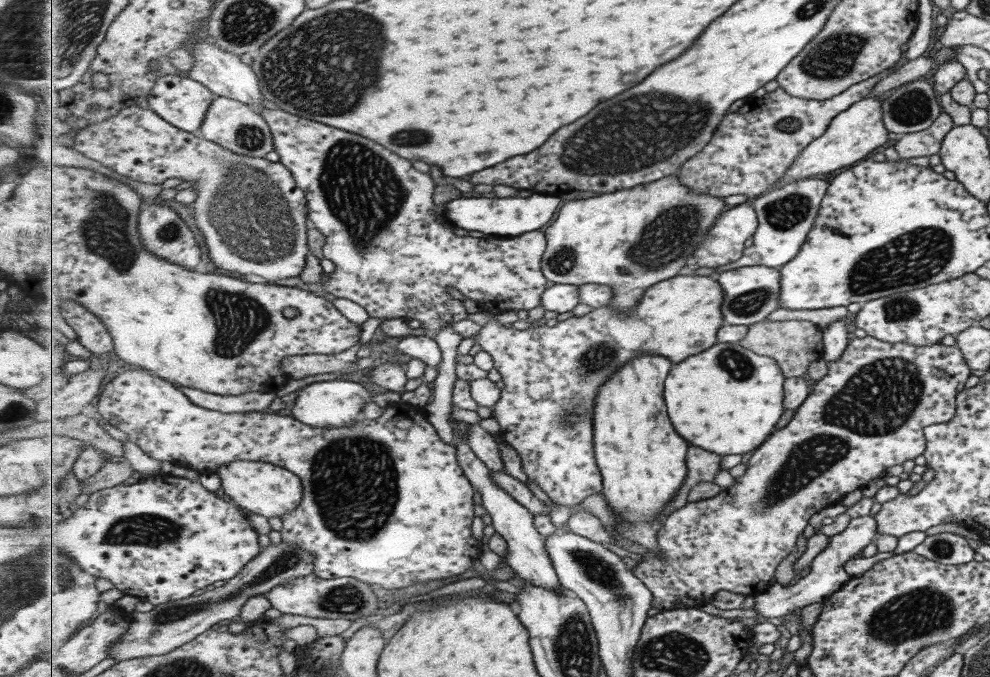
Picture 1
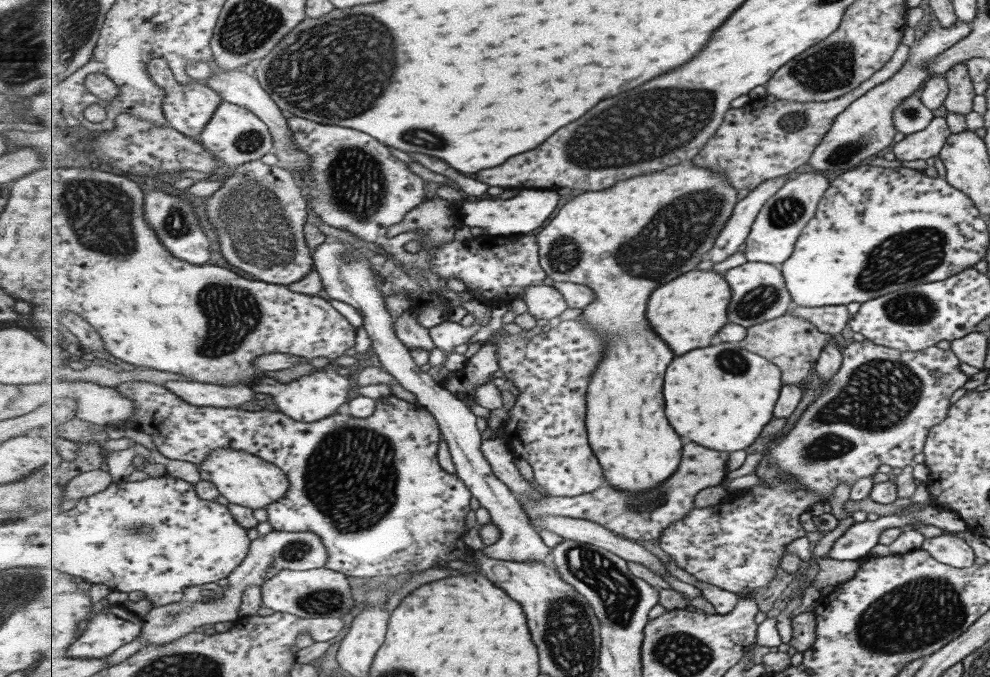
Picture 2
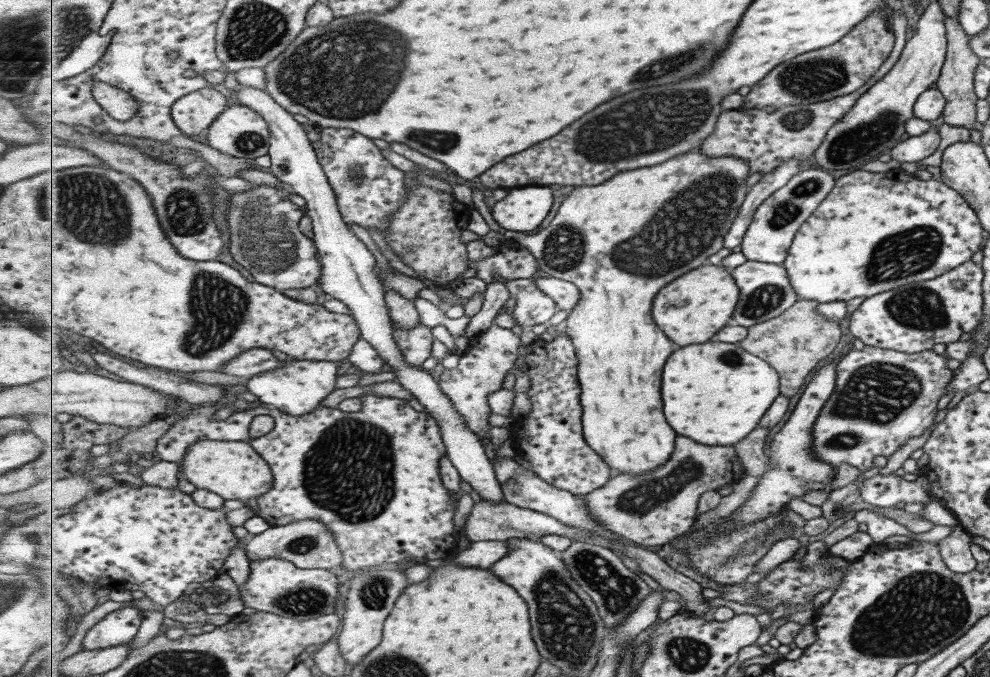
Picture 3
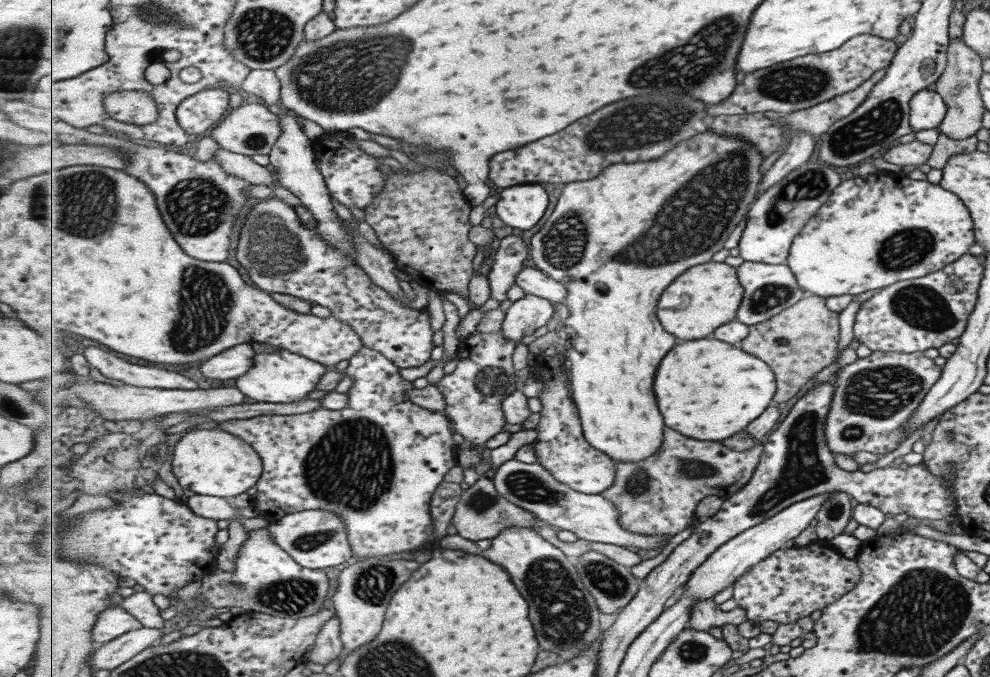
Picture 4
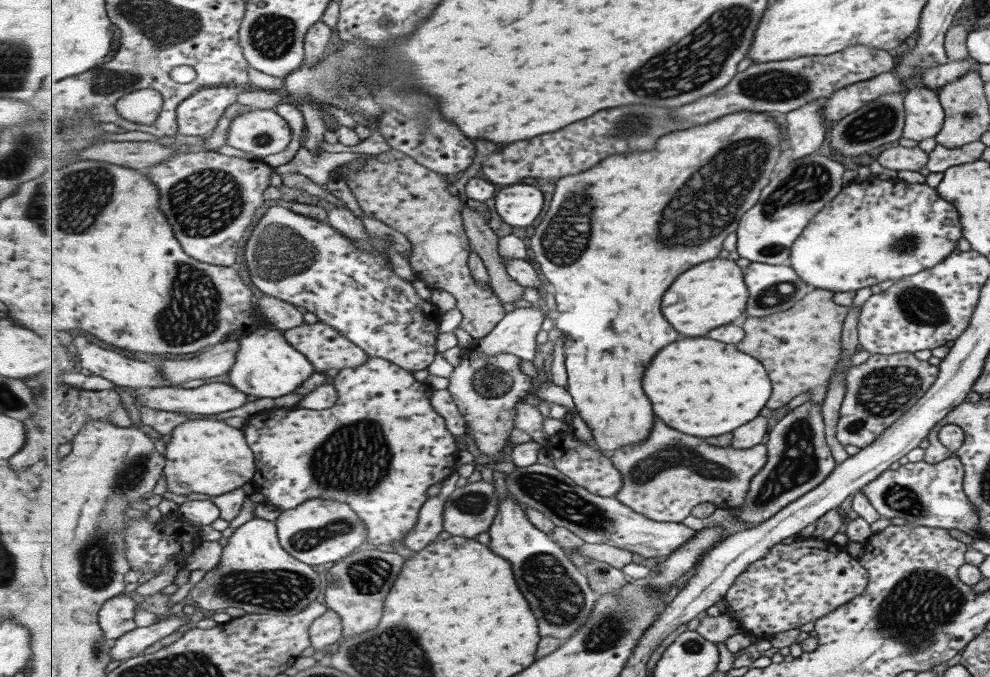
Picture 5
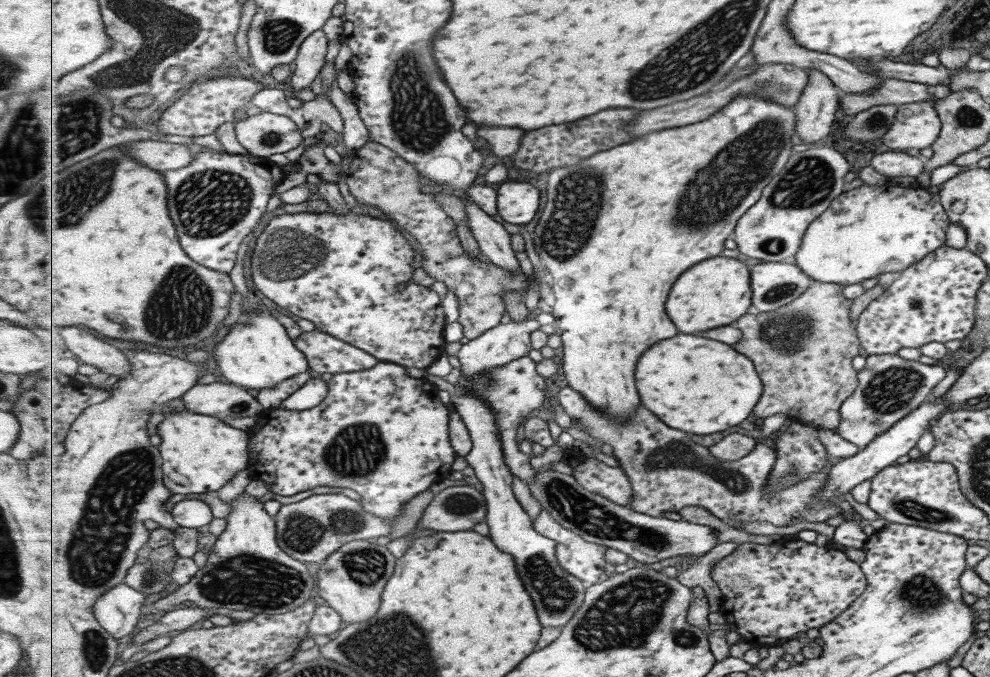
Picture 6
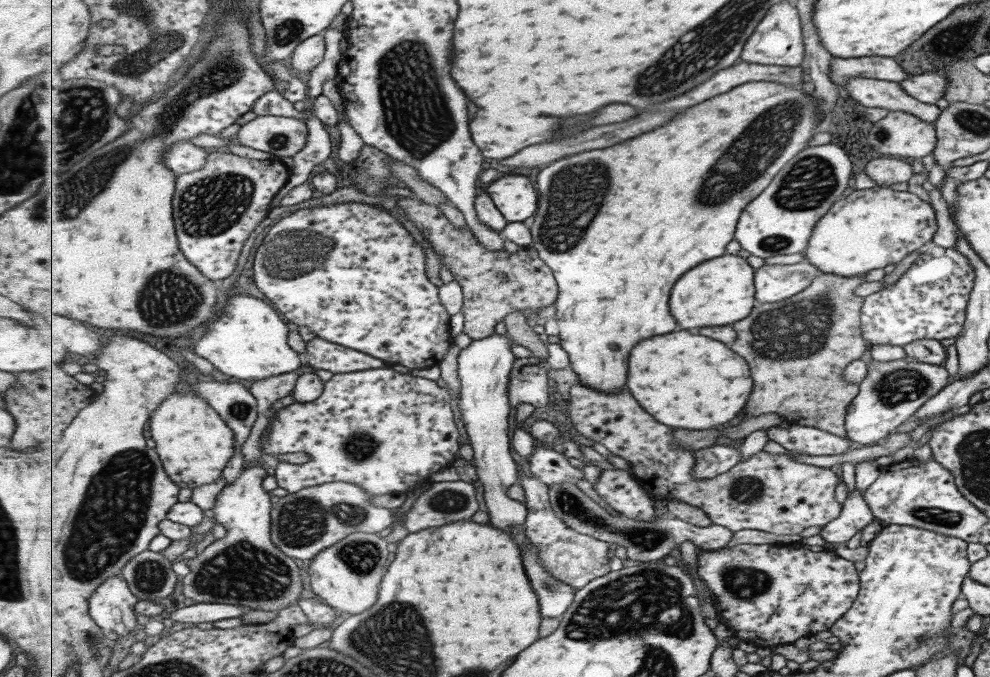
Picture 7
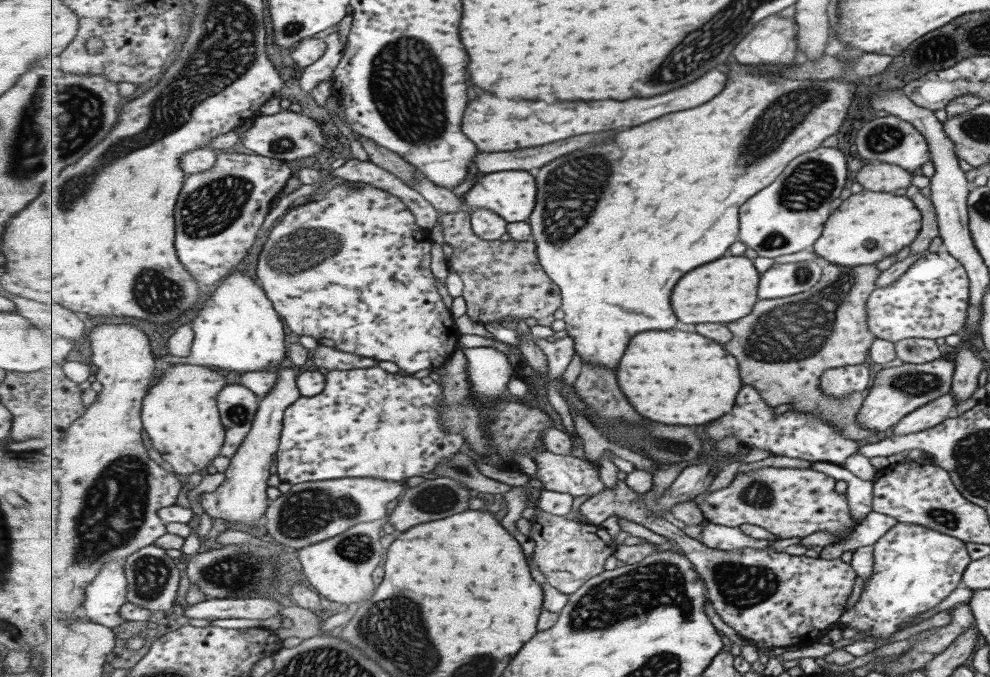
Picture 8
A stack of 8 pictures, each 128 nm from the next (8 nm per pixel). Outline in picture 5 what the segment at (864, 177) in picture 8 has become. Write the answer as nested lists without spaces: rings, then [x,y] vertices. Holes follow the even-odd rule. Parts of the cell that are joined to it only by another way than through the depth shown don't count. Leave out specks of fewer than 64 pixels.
[[[897,146],[896,148],[883,150],[877,156],[877,162],[881,167],[896,172],[901,170],[919,171],[925,167],[927,160],[928,154],[923,153],[923,150],[919,149],[918,146],[914,148]]]

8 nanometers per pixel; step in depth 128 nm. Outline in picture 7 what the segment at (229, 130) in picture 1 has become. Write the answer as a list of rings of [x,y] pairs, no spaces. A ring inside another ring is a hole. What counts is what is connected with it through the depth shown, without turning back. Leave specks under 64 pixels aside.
[[[258,116],[237,132],[239,143],[275,158],[293,157],[307,146],[309,130],[300,118]]]

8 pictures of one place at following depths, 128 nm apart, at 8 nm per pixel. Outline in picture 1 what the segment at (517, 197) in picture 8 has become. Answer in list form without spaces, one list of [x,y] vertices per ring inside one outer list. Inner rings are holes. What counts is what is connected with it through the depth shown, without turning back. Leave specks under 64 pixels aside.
[[[535,194],[531,198],[459,198],[449,202],[449,218],[465,230],[481,230],[497,236],[519,236],[545,228],[561,208],[561,198]]]

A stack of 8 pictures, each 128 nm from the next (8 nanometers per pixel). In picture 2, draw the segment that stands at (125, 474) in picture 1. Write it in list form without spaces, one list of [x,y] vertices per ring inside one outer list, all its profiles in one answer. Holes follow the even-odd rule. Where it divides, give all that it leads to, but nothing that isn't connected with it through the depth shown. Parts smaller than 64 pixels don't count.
[[[107,468],[83,472],[66,484],[64,492],[65,504],[70,506],[81,498],[93,496],[98,492],[103,492],[110,484],[116,481]]]

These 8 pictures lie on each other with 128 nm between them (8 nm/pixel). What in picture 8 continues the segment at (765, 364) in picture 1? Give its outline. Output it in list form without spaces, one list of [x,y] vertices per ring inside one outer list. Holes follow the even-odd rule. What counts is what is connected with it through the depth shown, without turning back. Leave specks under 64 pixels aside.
[[[643,332],[633,338],[617,378],[643,416],[665,424],[707,424],[733,408],[743,386],[739,362],[721,344],[695,332]]]

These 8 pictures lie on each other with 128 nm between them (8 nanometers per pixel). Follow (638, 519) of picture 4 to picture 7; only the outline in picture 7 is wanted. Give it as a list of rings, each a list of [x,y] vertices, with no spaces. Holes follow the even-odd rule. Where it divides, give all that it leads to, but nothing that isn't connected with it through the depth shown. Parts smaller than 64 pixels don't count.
[[[577,381],[570,387],[569,394],[571,404],[567,412],[578,432],[604,445],[617,459],[631,464],[631,473],[654,499],[666,499],[668,502],[677,499],[698,506],[713,522],[730,528],[734,533],[755,529],[781,535],[801,534],[809,526],[824,526],[840,515],[843,505],[833,499],[837,476],[829,468],[799,463],[789,455],[773,455],[762,450],[715,479],[699,479],[694,476],[696,451],[676,444],[671,428],[645,412],[629,390],[621,394],[607,394]]]

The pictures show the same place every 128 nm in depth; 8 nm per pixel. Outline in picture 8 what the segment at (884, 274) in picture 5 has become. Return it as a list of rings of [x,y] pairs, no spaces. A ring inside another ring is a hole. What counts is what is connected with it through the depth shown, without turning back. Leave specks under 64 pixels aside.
[[[862,189],[841,202],[841,208],[824,224],[821,240],[813,243],[813,251],[821,264],[846,267],[870,265],[889,255],[895,255],[917,236],[921,228],[920,212],[905,195]]]

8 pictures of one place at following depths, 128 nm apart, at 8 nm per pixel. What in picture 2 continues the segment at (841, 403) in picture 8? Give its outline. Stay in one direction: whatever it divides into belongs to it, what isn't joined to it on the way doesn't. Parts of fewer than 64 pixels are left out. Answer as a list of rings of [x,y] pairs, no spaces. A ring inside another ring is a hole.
[[[785,313],[779,318],[749,327],[748,335],[741,342],[741,346],[757,352],[759,356],[773,361],[773,364],[781,368],[785,385],[799,384],[809,376],[815,358],[819,358],[819,352],[824,350],[831,338],[833,337],[830,335],[821,334],[820,329],[809,320]]]

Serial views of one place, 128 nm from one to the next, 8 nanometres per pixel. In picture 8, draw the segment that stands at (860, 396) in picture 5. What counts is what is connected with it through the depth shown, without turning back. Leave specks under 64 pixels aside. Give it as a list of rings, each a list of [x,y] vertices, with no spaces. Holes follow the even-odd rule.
[[[939,357],[923,364],[902,363],[900,366],[880,369],[873,378],[873,384],[869,388],[869,392],[863,395],[864,402],[860,406],[859,412],[857,412],[856,421],[864,429],[869,429],[873,435],[877,431],[891,428],[898,420],[901,420],[903,416],[909,415],[916,408],[950,392],[953,371],[954,364],[951,357],[948,359]]]

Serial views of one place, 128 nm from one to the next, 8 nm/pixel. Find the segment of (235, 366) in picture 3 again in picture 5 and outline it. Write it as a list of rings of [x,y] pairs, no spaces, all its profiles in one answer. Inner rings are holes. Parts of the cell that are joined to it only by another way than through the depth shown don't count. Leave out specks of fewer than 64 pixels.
[[[230,339],[221,346],[215,346],[209,351],[186,360],[163,359],[160,361],[160,372],[169,387],[177,387],[182,382],[197,379],[208,379],[221,374],[228,374],[235,364],[240,343]]]

